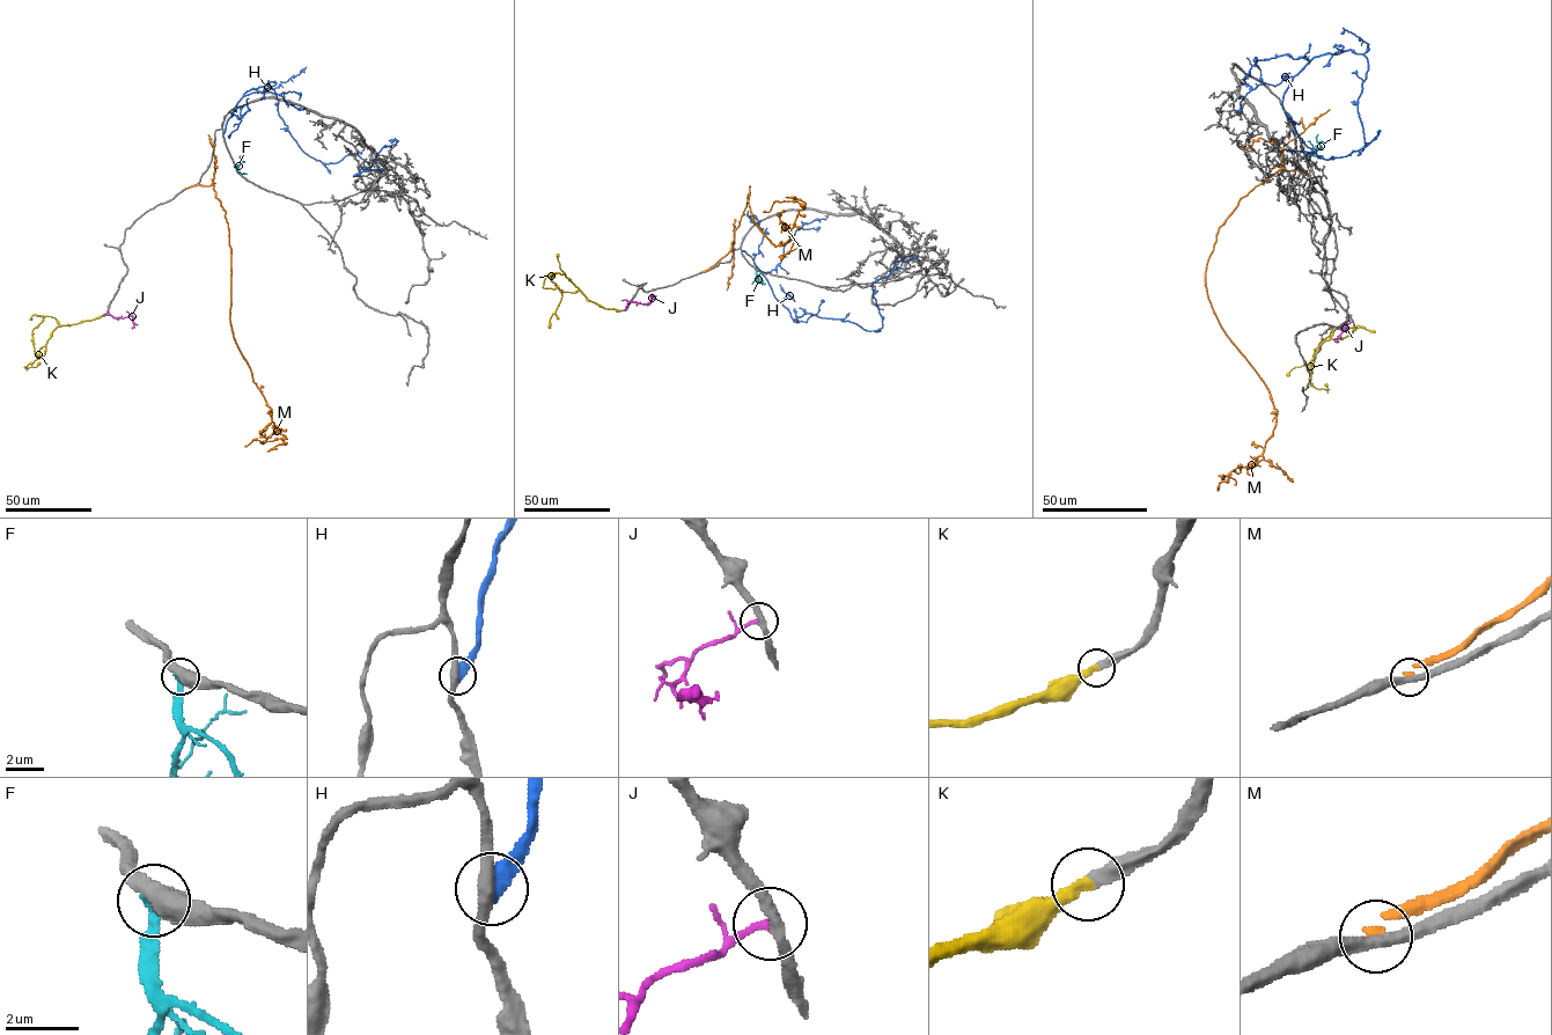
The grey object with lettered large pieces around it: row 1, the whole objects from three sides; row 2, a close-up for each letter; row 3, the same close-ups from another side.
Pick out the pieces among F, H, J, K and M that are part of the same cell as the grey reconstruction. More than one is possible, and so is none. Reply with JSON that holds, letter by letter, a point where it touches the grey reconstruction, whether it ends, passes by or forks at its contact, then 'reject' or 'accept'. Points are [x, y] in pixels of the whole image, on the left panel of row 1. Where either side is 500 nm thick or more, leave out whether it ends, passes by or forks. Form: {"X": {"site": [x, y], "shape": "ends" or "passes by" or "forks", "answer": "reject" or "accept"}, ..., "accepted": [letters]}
{"F": {"site": [237, 171], "shape": "ends", "answer": "reject"}, "H": {"site": [223, 133], "answer": "reject"}, "J": {"site": [107, 310], "shape": "ends", "answer": "reject"}, "K": {"site": [102, 315], "shape": "ends", "answer": "accept"}, "M": {"site": [184, 189], "shape": "ends", "answer": "reject"}, "accepted": ["K"]}

